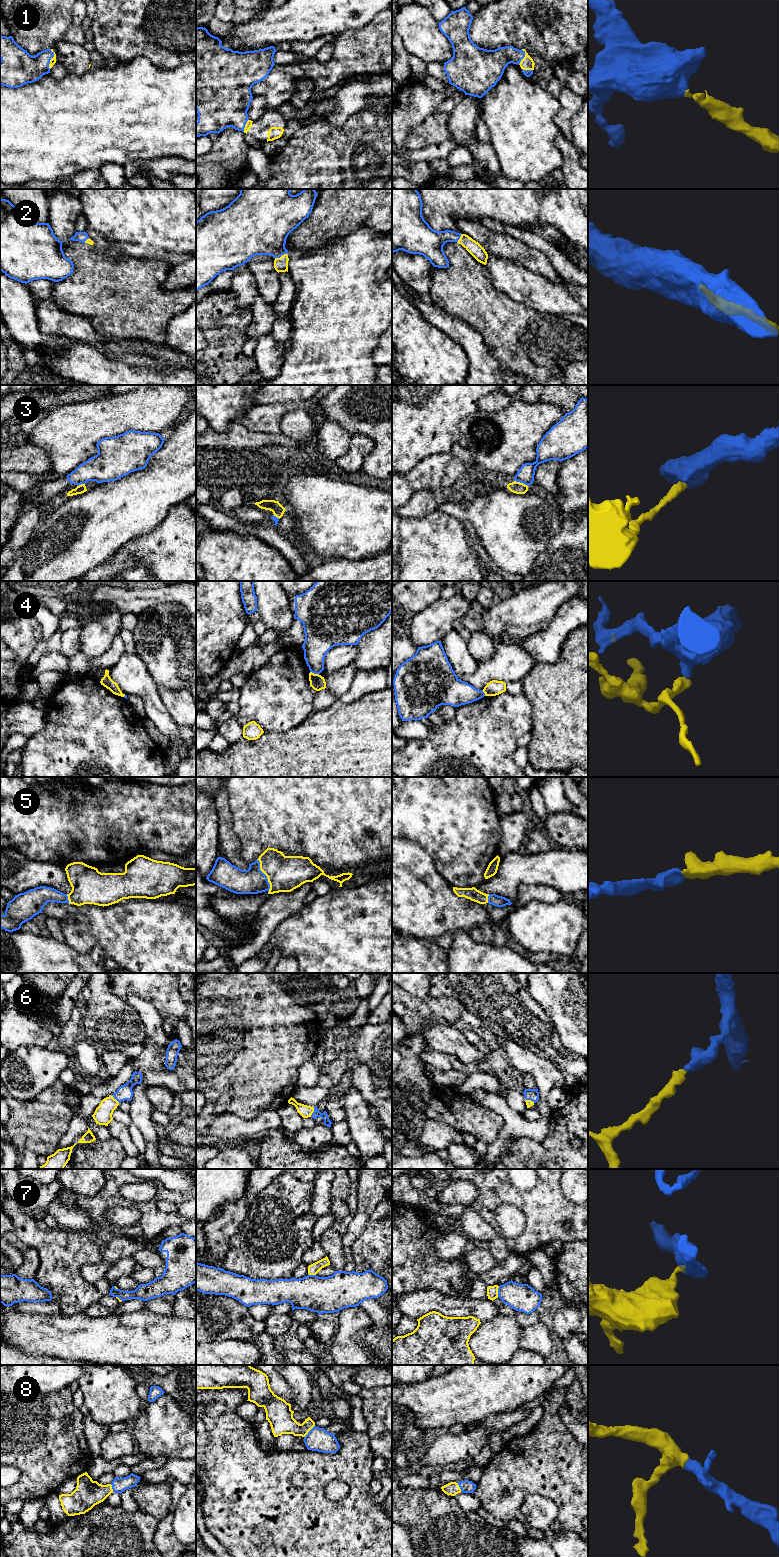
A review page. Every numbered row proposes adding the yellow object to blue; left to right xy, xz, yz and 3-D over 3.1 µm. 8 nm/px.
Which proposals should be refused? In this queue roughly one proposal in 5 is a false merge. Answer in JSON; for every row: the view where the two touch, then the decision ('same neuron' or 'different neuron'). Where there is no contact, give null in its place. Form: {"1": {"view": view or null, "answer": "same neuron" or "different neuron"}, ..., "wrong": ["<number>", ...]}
{"1": {"view": "xy", "answer": "same neuron"}, "2": {"view": "xz", "answer": "same neuron"}, "3": {"view": "yz", "answer": "different neuron"}, "4": {"view": "xz", "answer": "different neuron"}, "5": {"view": "xz", "answer": "same neuron"}, "6": {"view": "xz", "answer": "same neuron"}, "7": {"view": "yz", "answer": "different neuron"}, "8": {"view": "xz", "answer": "same neuron"}, "wrong": ["3", "4", "7"]}

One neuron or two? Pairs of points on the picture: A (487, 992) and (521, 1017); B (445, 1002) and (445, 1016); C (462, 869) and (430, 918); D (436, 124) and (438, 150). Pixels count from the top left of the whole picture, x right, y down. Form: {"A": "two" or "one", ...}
{"A": "one", "B": "one", "C": "two", "D": "two"}

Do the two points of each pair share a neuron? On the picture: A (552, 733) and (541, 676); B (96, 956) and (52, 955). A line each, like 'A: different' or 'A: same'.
A: same
B: same

